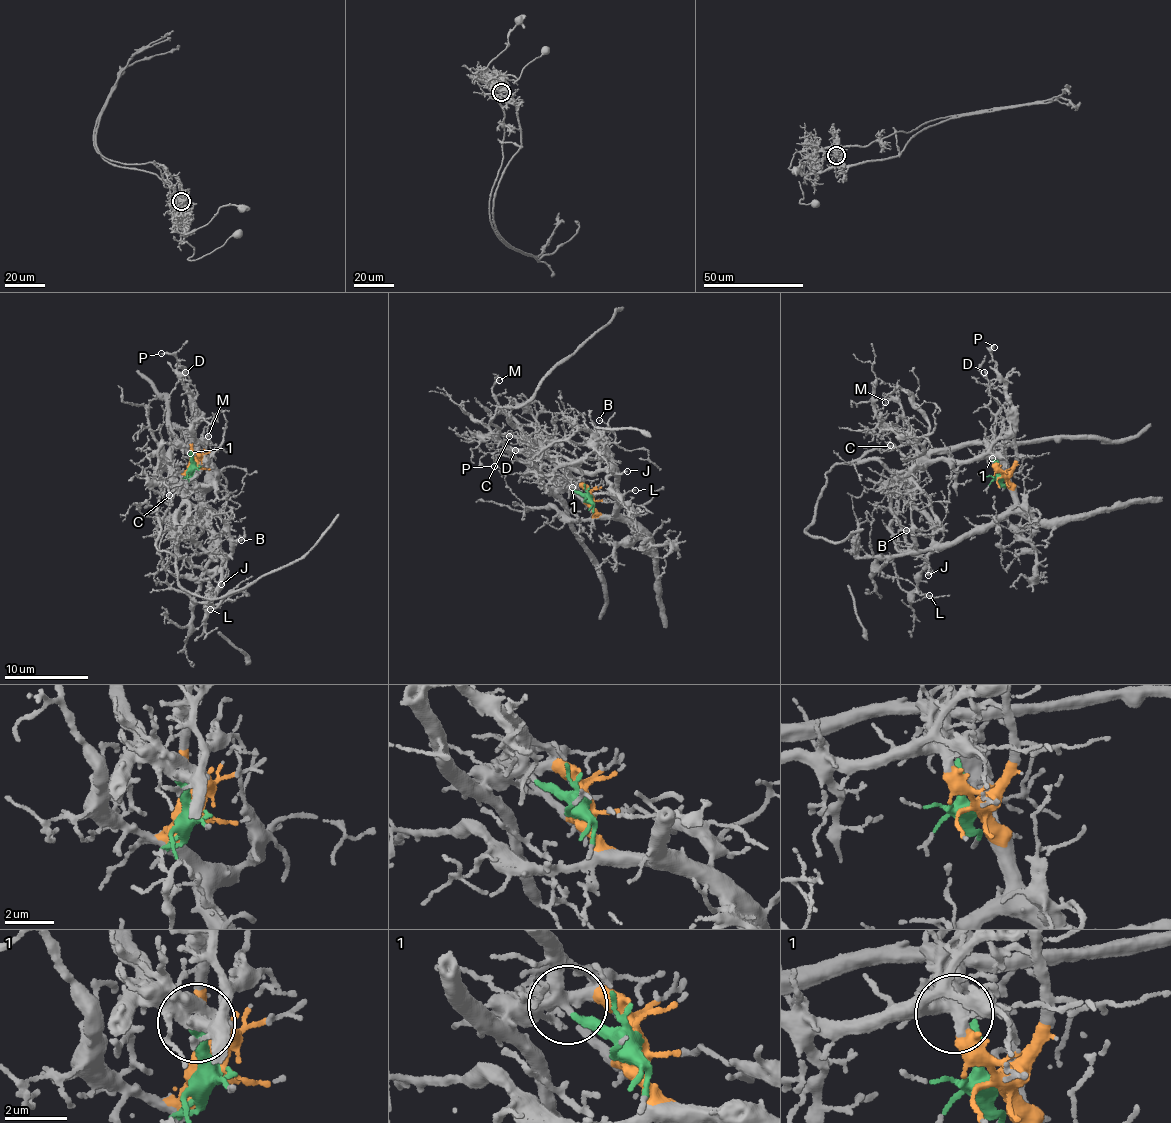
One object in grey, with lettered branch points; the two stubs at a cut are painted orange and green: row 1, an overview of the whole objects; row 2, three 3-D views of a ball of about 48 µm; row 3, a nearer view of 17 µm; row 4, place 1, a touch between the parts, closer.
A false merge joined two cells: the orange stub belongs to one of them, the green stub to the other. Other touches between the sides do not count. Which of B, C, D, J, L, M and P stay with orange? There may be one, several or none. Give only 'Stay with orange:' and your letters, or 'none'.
Stay with orange: B, D, J, L, P

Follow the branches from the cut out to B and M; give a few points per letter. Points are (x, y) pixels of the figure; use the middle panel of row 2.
B: (589, 498), (597, 511), (611, 516), (616, 499), (616, 478), (603, 436), (609, 427), (599, 421)
M: (589, 498), (571, 486), (571, 473), (538, 448), (535, 424), (501, 408), (493, 384), (499, 381)

